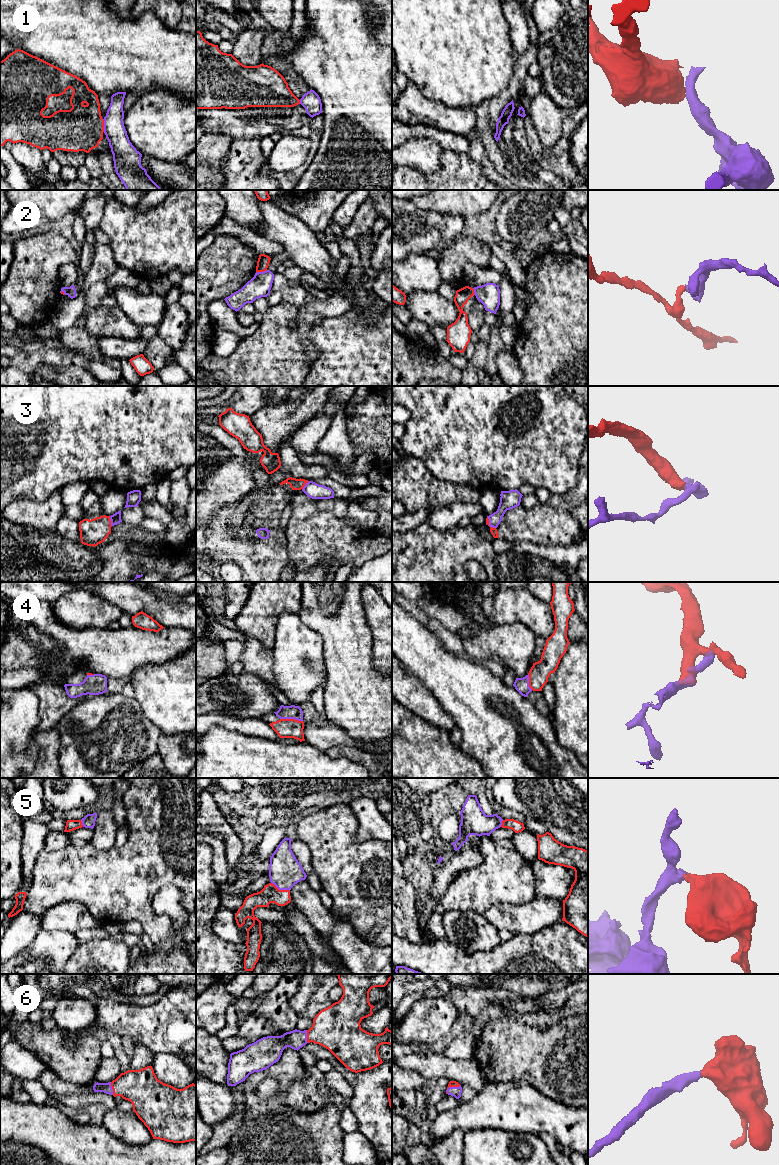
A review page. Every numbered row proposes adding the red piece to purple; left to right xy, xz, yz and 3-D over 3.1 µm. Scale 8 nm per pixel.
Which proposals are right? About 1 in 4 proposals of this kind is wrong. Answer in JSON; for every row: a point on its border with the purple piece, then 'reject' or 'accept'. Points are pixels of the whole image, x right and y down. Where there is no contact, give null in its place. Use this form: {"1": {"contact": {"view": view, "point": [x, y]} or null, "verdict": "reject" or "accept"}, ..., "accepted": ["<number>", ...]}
{"1": {"contact": {"view": "xy", "point": [104, 125]}, "verdict": "reject"}, "2": {"contact": {"view": "xz", "point": [261, 272]}, "verdict": "reject"}, "3": {"contact": {"view": "yz", "point": [489, 524]}, "verdict": "reject"}, "4": {"contact": {"view": "xz", "point": [291, 718]}, "verdict": "accept"}, "5": {"contact": {"view": "xz", "point": [280, 889]}, "verdict": "accept"}, "6": {"contact": {"view": "yz", "point": [453, 1087]}, "verdict": "accept"}, "accepted": ["4", "5", "6"]}

